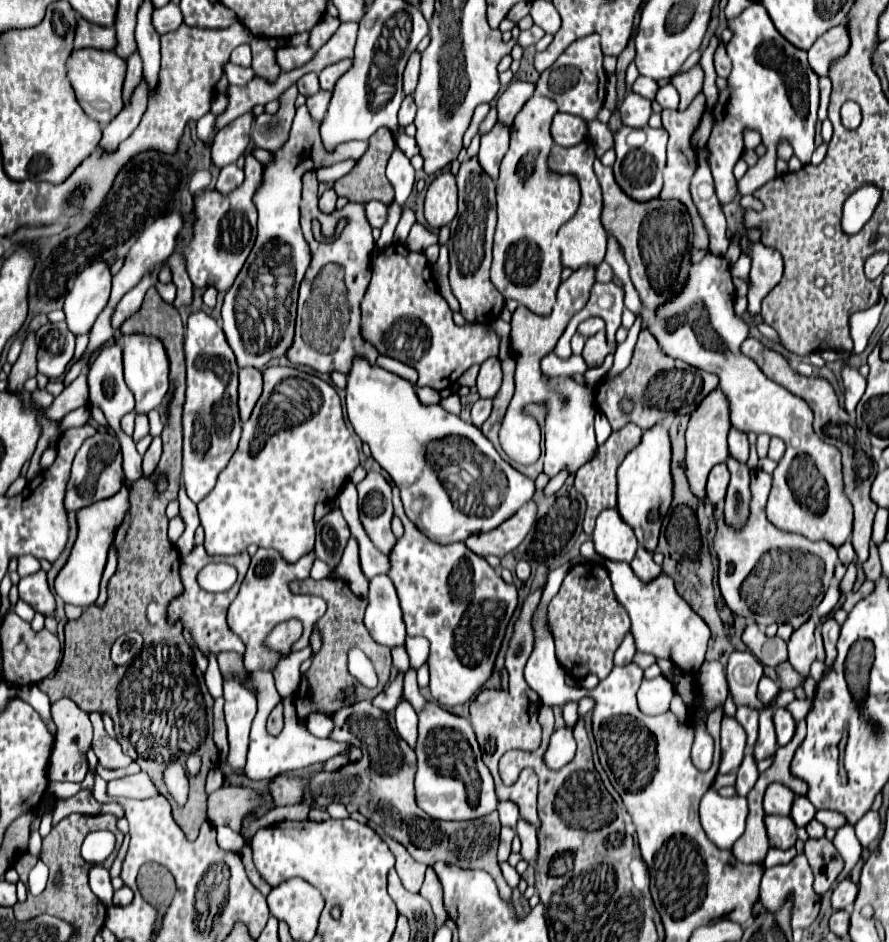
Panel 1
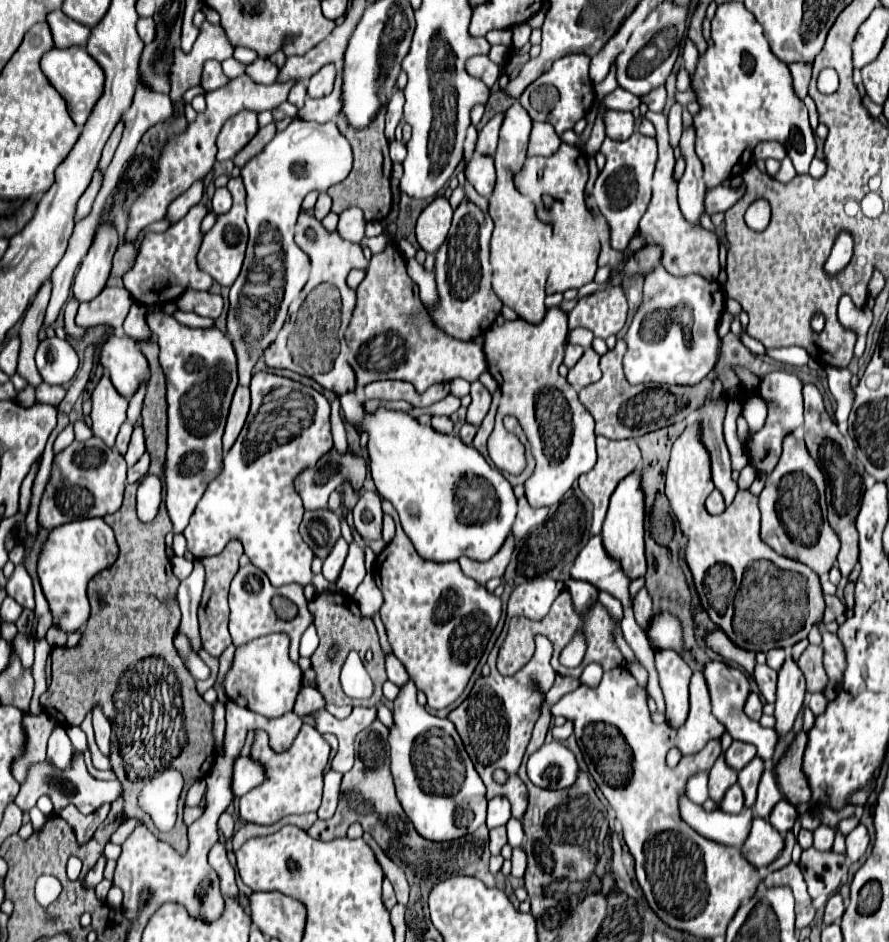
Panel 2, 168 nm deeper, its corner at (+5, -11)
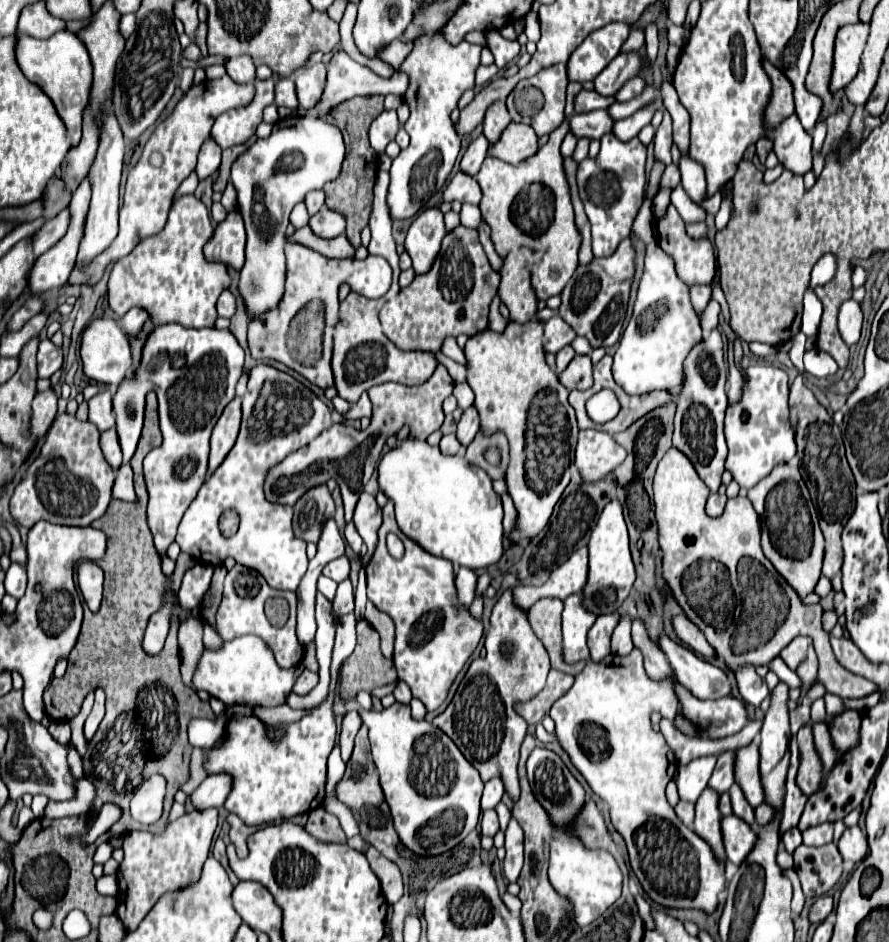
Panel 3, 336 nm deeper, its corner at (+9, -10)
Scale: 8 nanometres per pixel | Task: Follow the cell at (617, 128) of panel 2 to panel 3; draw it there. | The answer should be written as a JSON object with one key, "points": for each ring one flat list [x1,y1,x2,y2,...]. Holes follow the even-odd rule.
{"points":[[593,110,587,114,573,114,569,118,569,130,577,138,601,138,609,134,613,120,605,110]]}

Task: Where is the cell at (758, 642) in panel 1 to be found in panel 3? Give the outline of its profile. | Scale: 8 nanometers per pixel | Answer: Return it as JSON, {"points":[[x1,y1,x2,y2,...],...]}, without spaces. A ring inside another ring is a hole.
{"points":[[683,614,673,616,671,618,673,630,679,636,679,640,683,644,687,644,693,652,701,654,701,656,715,656,715,650,709,646,709,642,705,640,705,636,699,632,699,628,695,628]]}

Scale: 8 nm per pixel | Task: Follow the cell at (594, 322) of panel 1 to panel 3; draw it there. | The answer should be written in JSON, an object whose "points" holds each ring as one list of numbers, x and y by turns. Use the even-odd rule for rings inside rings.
{"points":[[553,316,545,322,545,342,543,342,545,352,555,354,559,348,571,344,573,338,575,338,575,332,571,330,571,326,567,326,567,322,563,322,563,318]]}

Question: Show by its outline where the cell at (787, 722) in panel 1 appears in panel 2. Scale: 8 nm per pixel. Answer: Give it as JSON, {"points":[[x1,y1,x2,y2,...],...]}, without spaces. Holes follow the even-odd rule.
{"points":[[711,661,705,665,703,669,705,677,707,677,707,685,709,685,709,693,711,693,711,705,713,705,713,715,725,725,725,729,731,733,733,739,739,739,739,741,745,741,745,743,751,743,757,747,757,755,769,763,773,759,773,753,775,753,775,747,777,747,777,739,779,735,775,735,775,729,765,729,761,727,759,721,753,721,753,719,747,719,743,707,745,707,745,701,747,701,747,695,749,695,749,677,745,671,733,667,733,665,727,665,725,661]]}

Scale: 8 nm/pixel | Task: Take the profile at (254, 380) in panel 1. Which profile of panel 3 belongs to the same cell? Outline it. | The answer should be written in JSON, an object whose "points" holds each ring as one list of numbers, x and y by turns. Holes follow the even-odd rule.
{"points":[[235,396,235,400,231,404,227,404,225,412,221,414,219,422,213,428,207,476,211,476,221,466,221,462,229,454,229,450,233,448,237,432,239,432,239,422,241,422,241,398]]}

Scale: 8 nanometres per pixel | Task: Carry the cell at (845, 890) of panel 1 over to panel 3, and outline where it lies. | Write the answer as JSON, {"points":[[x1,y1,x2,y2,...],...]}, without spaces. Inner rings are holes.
{"points":[[821,896,821,898,817,898,817,900,813,902,811,910,809,910,809,922,813,922,813,924,823,922,823,920,829,916,831,910,833,910,833,898,831,898,831,896]]}

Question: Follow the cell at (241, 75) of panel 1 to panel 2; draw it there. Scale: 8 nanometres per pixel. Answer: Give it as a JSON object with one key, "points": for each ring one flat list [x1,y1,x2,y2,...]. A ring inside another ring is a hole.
{"points":[[207,61,203,67,203,77,201,77,201,87,205,87,207,91,213,91,217,87,225,87,231,79,227,79,227,75,223,75,221,71,221,63,219,61]]}

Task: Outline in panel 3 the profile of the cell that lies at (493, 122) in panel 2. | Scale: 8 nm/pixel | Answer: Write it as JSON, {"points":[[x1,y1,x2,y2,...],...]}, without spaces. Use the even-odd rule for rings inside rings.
{"points":[[481,134,477,140,473,140,467,148,467,152,463,154,463,160,461,160,461,172,469,174,469,176,475,176,487,156,487,138]]}

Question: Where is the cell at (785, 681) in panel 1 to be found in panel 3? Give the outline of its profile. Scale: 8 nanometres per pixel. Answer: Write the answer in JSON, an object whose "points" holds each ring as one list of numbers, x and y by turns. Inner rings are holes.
{"points":[[741,668,735,678,737,678,739,694,745,700,745,704,757,708,769,696,769,690,767,690,765,680,759,678,753,668]]}

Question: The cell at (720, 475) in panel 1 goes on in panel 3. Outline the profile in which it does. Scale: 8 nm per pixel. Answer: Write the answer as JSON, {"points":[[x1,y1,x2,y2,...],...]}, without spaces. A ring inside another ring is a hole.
{"points":[[711,494,709,500,707,500,707,514,717,518,723,514,723,508,725,508,725,502,727,502,727,496,719,496,719,494]]}

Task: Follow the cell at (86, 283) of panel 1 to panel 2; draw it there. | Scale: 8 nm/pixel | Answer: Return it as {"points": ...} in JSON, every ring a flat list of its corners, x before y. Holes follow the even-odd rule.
{"points":[[103,223,97,231,89,253,85,255,75,279,73,279,73,297,83,301,93,301,107,283,111,273,111,259,117,249,117,233,111,223]]}

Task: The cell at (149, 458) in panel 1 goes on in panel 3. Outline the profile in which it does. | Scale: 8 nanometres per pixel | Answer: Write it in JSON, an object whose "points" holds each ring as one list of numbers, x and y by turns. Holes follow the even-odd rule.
{"points":[[123,464,117,470,117,478,113,484,113,498,115,500,125,500,131,502,135,500,135,490,133,490,133,470,129,464]]}

